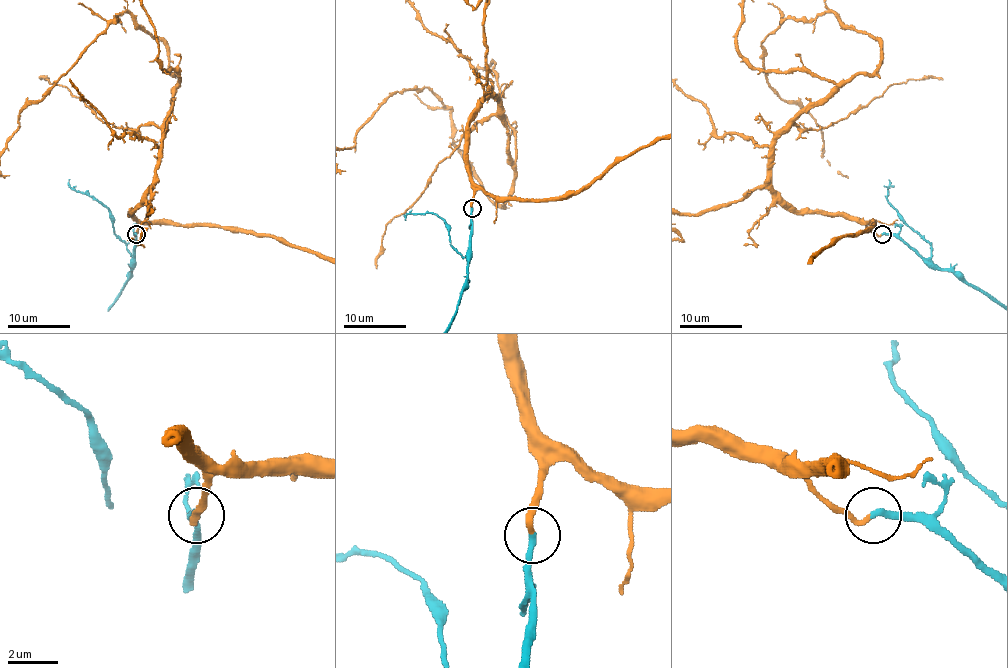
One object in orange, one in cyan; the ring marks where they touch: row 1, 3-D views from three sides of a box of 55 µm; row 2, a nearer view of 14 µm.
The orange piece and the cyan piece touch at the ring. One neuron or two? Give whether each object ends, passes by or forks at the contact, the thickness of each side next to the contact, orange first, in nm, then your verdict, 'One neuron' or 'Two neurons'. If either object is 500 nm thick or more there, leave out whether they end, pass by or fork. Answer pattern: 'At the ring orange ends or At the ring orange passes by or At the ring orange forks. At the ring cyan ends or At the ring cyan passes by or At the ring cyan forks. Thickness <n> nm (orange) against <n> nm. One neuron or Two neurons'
At the ring orange ends. At the ring cyan ends. Thickness 200 nm (orange) against 280 nm. One neuron

